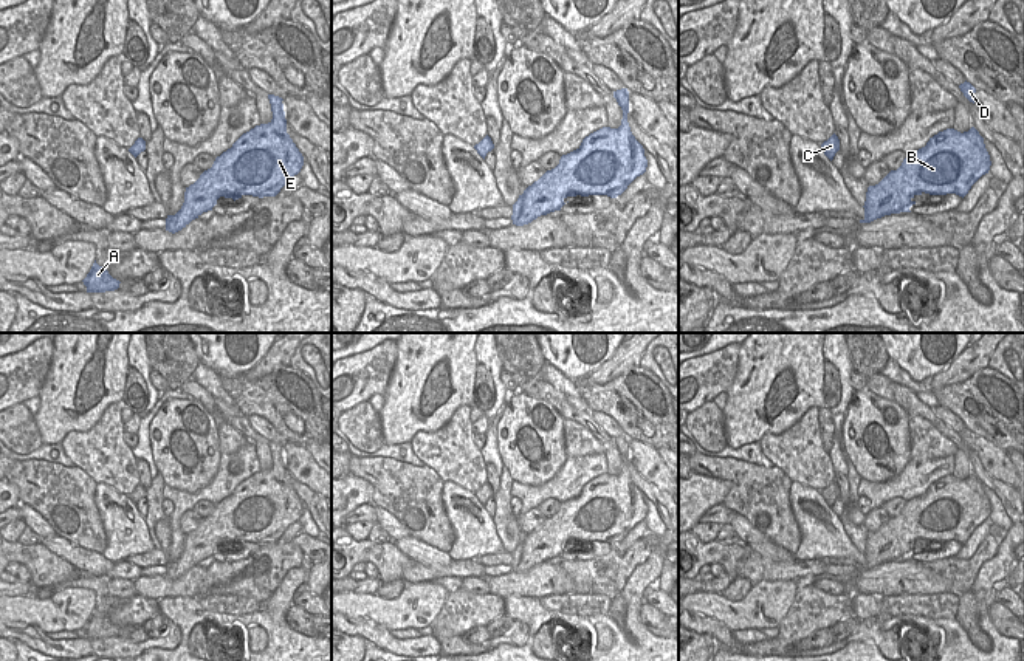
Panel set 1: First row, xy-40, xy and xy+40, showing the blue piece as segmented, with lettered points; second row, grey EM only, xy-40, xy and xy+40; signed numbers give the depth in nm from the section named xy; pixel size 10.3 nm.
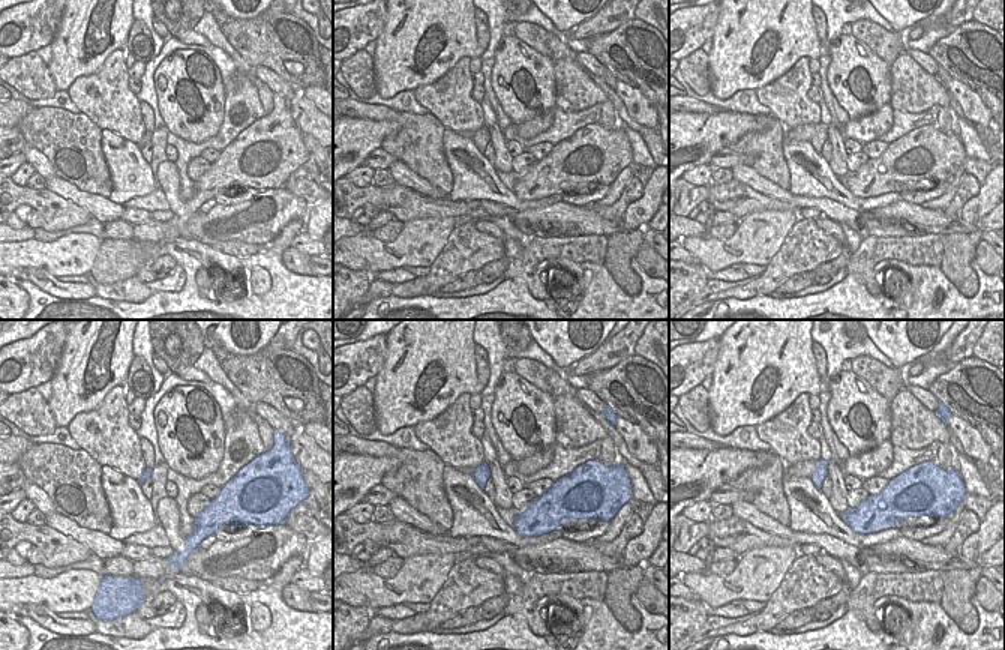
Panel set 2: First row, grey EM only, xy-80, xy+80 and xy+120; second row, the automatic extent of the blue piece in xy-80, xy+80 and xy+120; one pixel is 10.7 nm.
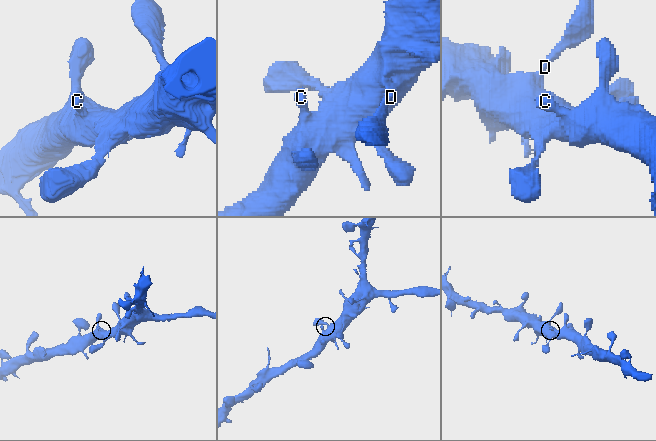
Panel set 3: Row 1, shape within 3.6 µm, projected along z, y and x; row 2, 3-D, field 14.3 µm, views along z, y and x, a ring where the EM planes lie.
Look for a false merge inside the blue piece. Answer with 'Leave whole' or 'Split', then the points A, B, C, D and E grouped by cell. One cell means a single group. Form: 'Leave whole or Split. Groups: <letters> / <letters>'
Leave whole. Groups: A B C D E

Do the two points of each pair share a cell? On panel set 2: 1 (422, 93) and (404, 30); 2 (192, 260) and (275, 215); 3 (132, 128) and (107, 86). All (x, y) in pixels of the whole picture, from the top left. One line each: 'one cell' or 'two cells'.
1: two cells
2: two cells
3: one cell

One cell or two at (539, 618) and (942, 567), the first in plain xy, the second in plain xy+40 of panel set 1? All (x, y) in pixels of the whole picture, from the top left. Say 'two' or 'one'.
two

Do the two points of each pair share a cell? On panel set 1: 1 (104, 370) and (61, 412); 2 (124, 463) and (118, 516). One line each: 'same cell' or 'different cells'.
1: same cell
2: different cells

